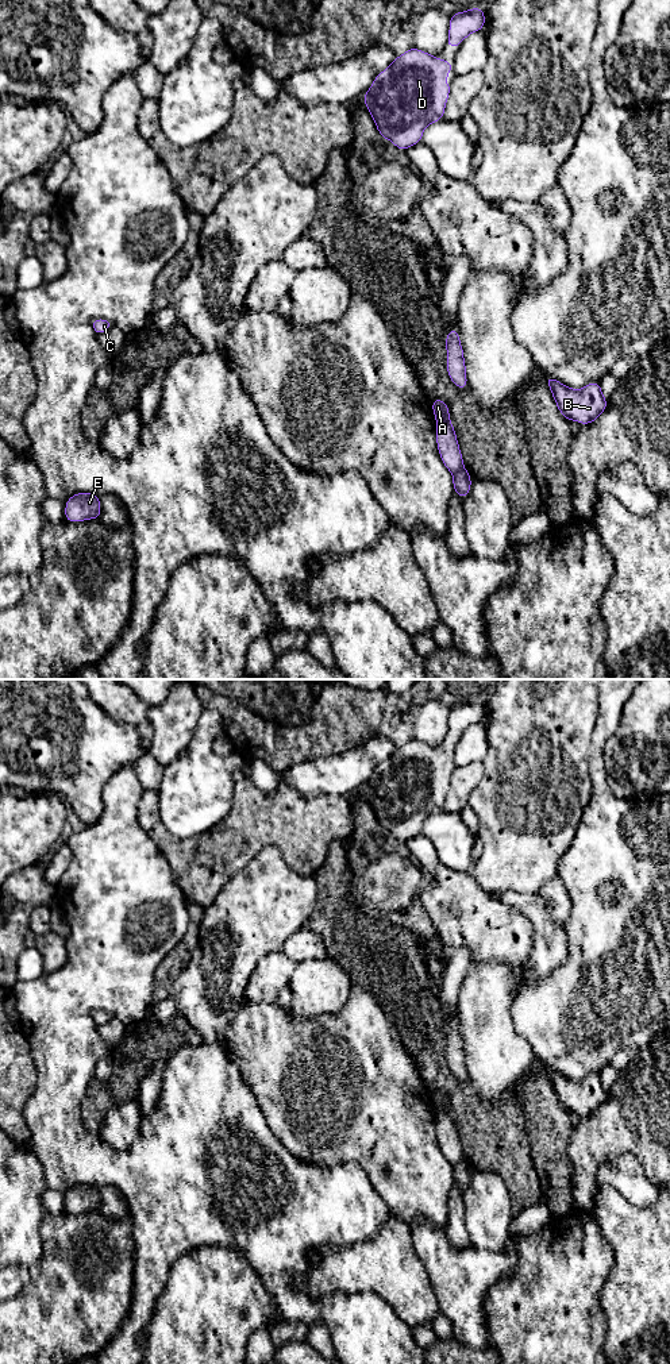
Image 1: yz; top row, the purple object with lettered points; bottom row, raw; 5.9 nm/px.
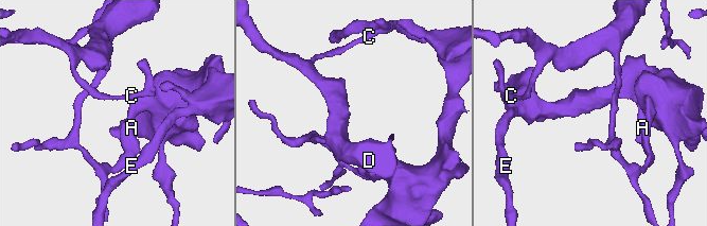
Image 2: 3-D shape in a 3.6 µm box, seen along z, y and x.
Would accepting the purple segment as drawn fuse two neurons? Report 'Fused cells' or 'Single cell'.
Fused cells

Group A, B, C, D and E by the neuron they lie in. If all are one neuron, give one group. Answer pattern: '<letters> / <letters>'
A B E / C D

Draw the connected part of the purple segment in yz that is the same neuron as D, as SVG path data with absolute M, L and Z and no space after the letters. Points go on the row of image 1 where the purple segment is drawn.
M415 47L396 57L376 76L363 95L365 105L380 135L403 151L421 142L426 127L443 119L451 88L451 84L446 84L444 80L451 76L453 69L448 59L443 61Z

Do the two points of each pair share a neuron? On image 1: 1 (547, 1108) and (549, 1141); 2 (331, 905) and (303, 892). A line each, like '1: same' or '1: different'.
1: same
2: different

